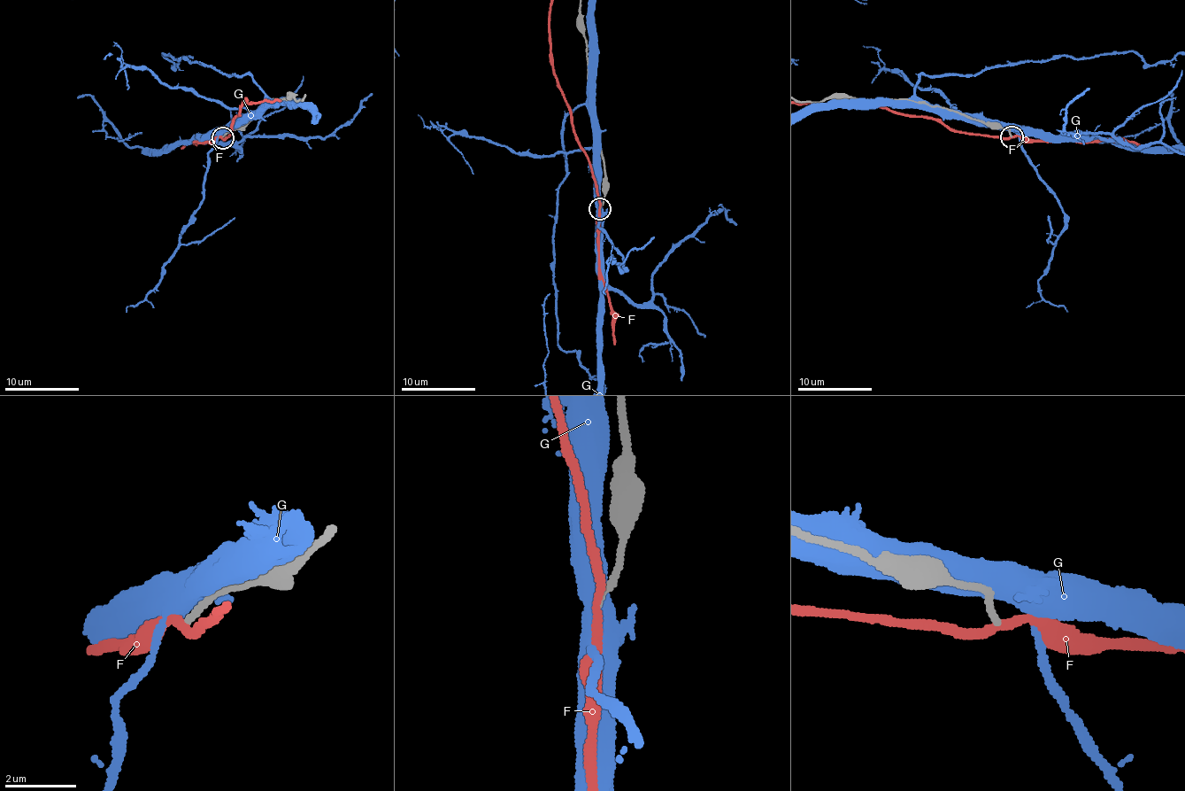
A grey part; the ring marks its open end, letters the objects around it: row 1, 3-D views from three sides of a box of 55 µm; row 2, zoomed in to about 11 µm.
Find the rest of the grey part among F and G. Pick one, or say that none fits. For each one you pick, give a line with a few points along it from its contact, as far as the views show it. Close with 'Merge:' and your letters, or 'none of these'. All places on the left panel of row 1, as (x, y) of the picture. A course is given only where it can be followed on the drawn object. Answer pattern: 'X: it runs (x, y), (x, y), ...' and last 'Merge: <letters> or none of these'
Merge: none of these

